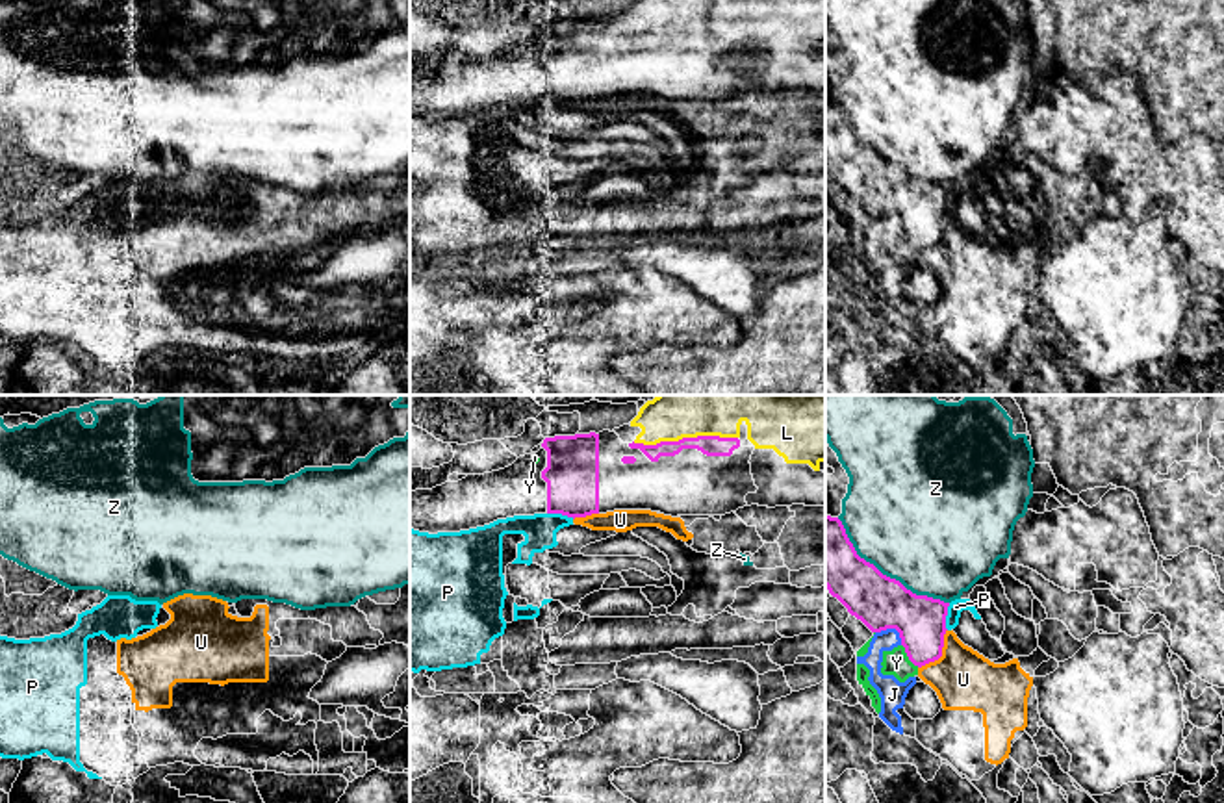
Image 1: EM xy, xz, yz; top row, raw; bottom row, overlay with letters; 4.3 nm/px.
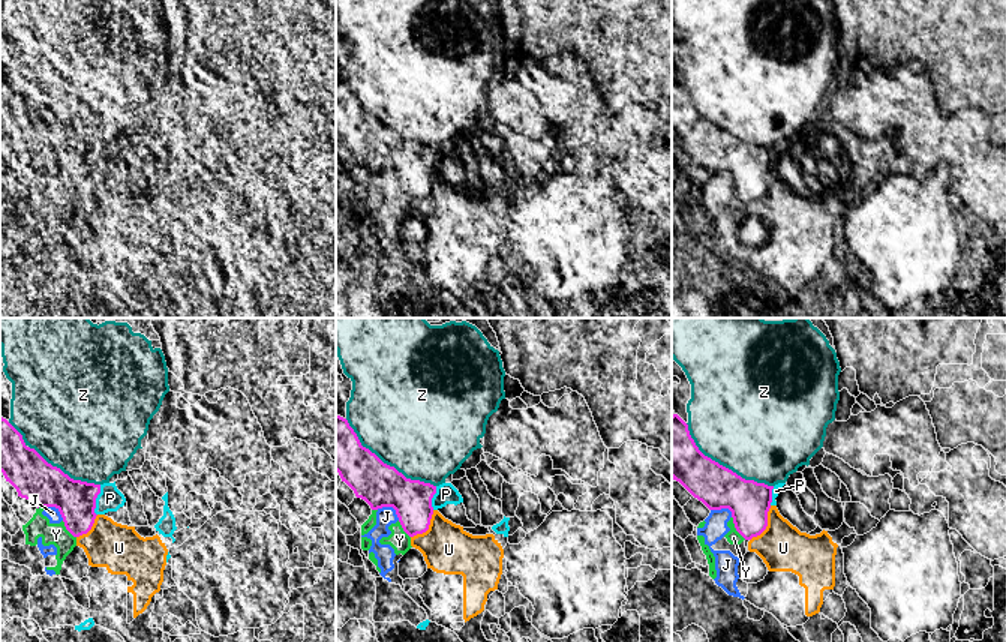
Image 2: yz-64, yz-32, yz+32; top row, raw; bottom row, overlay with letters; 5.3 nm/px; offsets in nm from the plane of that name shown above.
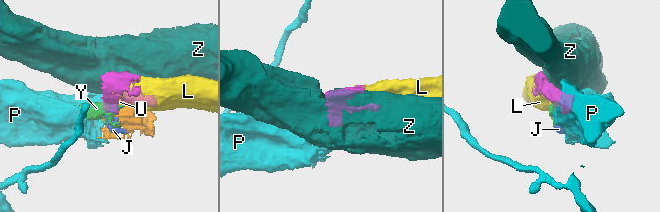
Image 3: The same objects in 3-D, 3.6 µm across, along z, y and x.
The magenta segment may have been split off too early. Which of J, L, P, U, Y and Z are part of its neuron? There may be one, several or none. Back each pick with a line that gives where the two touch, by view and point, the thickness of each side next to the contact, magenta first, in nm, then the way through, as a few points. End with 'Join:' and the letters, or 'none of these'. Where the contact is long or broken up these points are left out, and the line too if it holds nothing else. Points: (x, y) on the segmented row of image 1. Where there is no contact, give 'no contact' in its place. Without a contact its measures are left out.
L: meets magenta in xz at (685, 438); 100 nm thick on the magenta side, 360 nm on the other
Join: L

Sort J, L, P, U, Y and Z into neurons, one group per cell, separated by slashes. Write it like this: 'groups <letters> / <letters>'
groups J P U Y / L / Z

